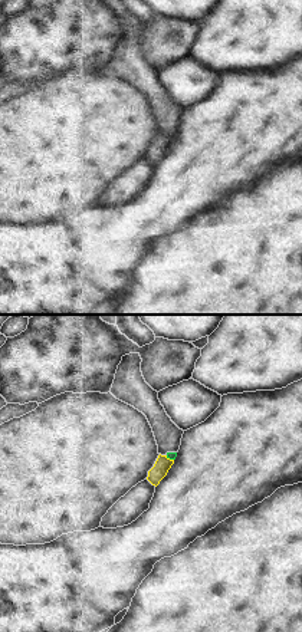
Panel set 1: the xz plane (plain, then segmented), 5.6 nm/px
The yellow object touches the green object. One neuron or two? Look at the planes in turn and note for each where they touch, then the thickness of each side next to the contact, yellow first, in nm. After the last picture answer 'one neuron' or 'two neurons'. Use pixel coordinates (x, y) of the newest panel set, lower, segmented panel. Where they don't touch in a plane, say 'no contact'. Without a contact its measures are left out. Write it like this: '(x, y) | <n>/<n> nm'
(168, 458) | 90/50 nm

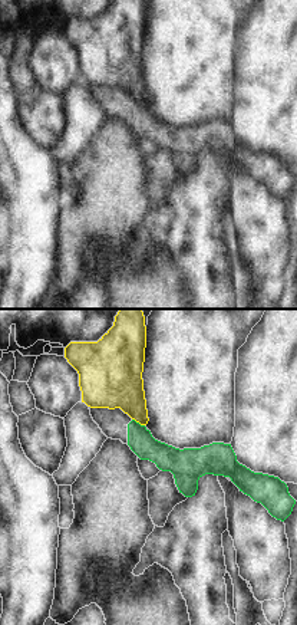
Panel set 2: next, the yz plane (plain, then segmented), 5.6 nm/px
(138, 421) | 280/140 nm

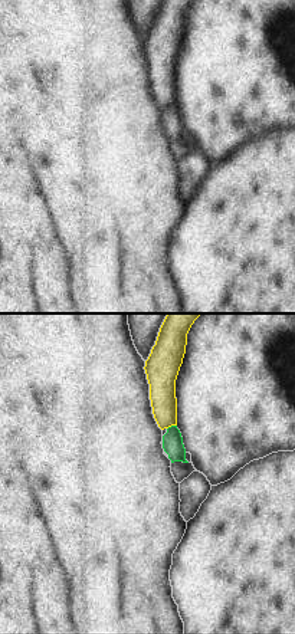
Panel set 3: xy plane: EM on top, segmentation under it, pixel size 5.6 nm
(171, 424) | 150/110 nm

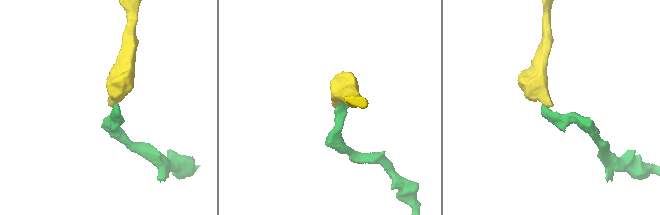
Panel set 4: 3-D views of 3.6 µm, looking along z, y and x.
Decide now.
two neurons

